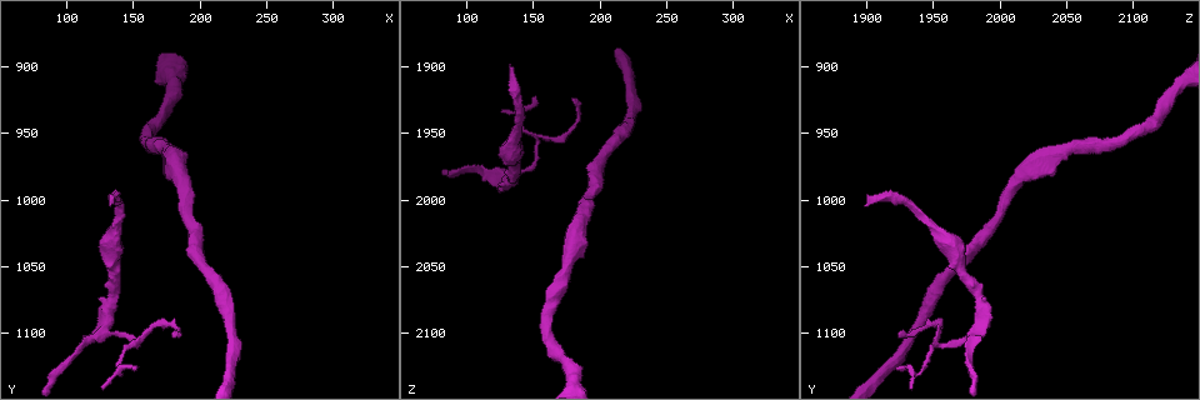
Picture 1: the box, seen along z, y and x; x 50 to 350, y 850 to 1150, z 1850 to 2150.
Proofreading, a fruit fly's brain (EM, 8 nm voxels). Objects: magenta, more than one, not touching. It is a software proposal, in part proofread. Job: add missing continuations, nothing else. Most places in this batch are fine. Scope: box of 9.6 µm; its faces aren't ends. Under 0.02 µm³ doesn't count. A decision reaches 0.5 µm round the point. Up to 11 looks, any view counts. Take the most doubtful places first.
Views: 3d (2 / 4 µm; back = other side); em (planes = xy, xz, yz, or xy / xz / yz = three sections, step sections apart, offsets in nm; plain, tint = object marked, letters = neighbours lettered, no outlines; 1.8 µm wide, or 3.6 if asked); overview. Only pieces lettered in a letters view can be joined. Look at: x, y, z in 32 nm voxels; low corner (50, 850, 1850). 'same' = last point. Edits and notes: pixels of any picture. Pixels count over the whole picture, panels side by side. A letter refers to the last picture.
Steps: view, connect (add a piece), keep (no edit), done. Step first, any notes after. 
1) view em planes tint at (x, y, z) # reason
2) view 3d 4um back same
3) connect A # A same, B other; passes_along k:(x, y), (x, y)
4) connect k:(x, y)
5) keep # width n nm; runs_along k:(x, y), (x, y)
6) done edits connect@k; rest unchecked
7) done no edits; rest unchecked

view em planes letters at (134, 1002, 1900) # branch stops here

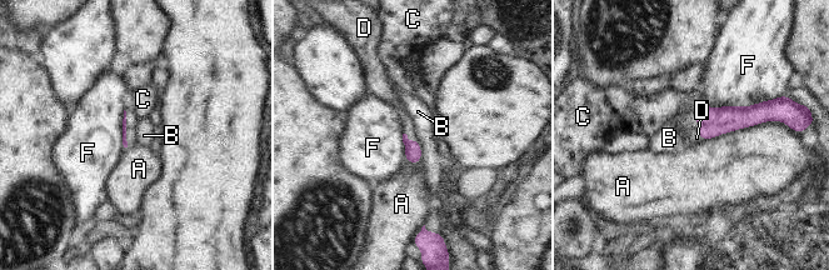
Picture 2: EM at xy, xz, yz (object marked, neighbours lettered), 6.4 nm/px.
connect D # A other, B other, C other, D same, F other; passes_along 2:(124, 120), (125, 128), (131, 118); the cell continues

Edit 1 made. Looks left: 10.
view 3d 2um at (130, 1098, 1980)

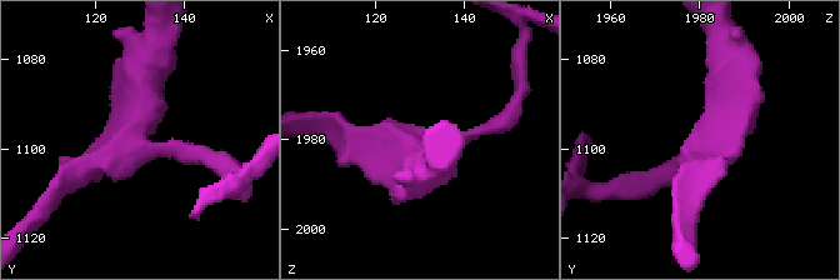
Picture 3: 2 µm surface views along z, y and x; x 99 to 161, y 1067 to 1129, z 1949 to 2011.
view em planes letters at (128, 1098, 1981) # arms 3; now the EM

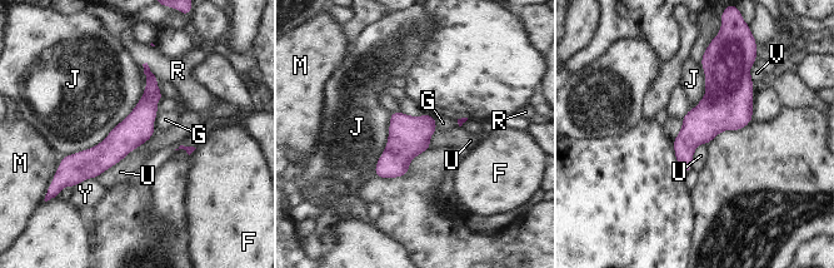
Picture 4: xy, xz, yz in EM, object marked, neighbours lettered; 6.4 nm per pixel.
keep # longest_contact J 800 nm; F other, G other, J other, M other, R other, U other, V other, Y other; border 4:(155, 129), (145, 142), (96, 178); none of them fits

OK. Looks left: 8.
view 3d 2um at (134, 1022, 1952) # calibre changes

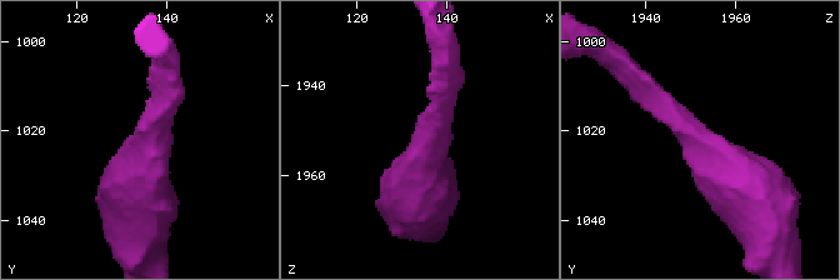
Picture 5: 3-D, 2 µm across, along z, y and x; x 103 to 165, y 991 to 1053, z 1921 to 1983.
view em planes letters at (136, 1023, 1953) # arm_widths 170, 460 nm; now the EM

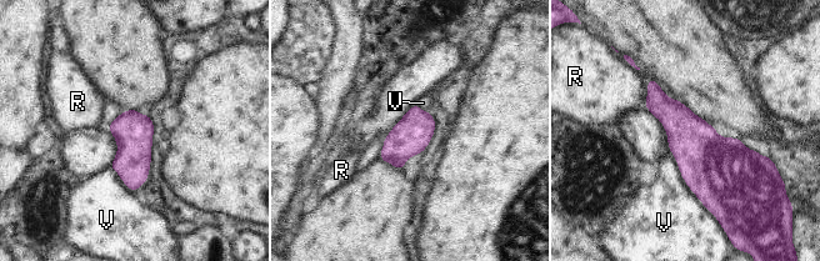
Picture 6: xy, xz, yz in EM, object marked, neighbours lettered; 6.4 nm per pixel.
keep # R other, V other; border 6:(649, 79), (644, 106); none of them fits

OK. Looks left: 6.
done edits connect@2; rest unchecked

